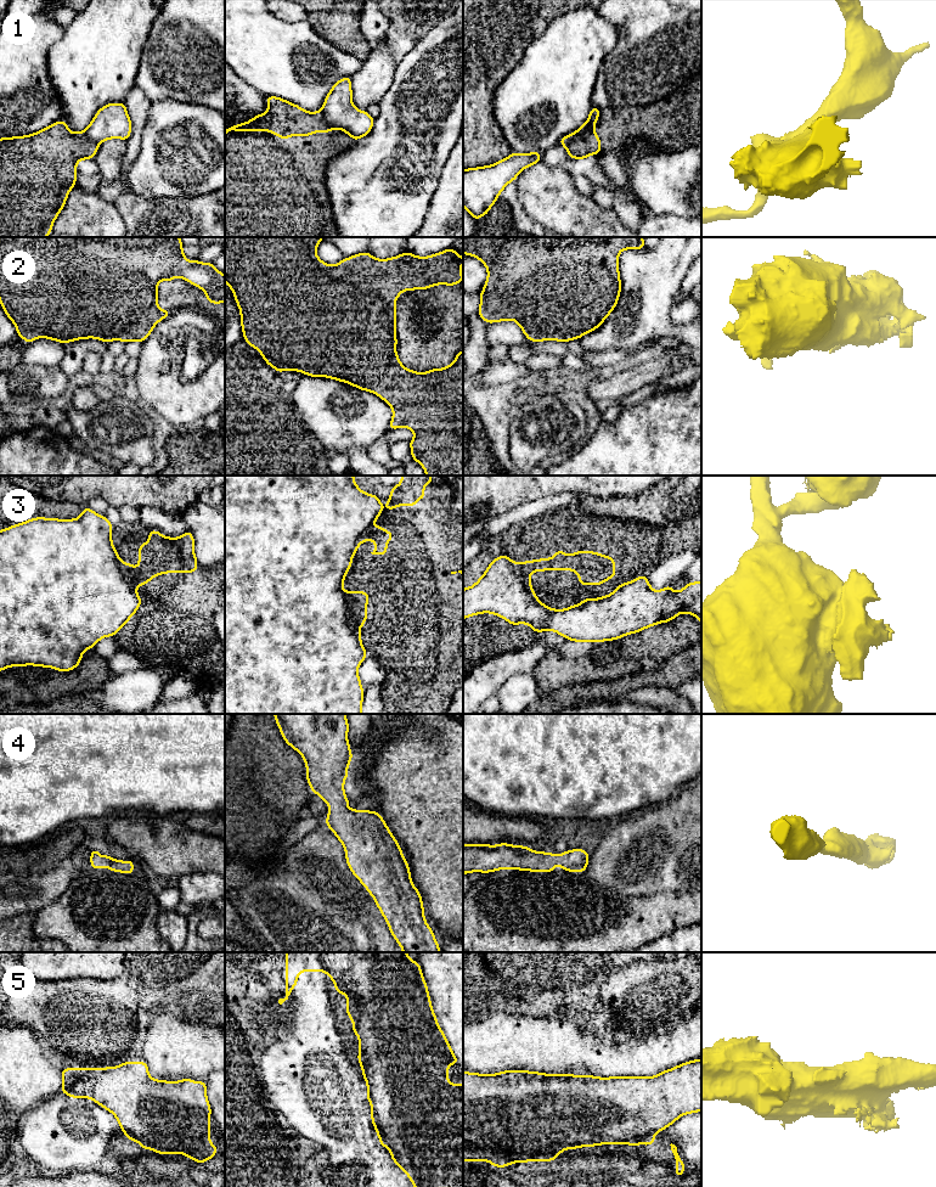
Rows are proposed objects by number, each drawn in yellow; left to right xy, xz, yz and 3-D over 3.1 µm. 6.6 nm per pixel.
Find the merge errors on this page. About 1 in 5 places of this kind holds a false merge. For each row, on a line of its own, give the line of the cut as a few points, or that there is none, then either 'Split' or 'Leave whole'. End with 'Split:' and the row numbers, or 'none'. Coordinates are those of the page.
1: Split along yz (593, 127), (580, 133), (567, 147). Split
2: No split. Leave whole
3: Split along xz (343, 591), (347, 595), (347, 615), (360, 637). Split
4: No split. Leave whole
5: No split. Leave whole
Split: 1, 3

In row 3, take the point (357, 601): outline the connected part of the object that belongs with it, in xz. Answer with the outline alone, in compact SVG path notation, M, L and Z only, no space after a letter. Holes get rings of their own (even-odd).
M344 591L348 595L348 617L353 625L359 630L359 637L361 637L360 628L367 620L367 602L370 600L370 595L366 591Z

